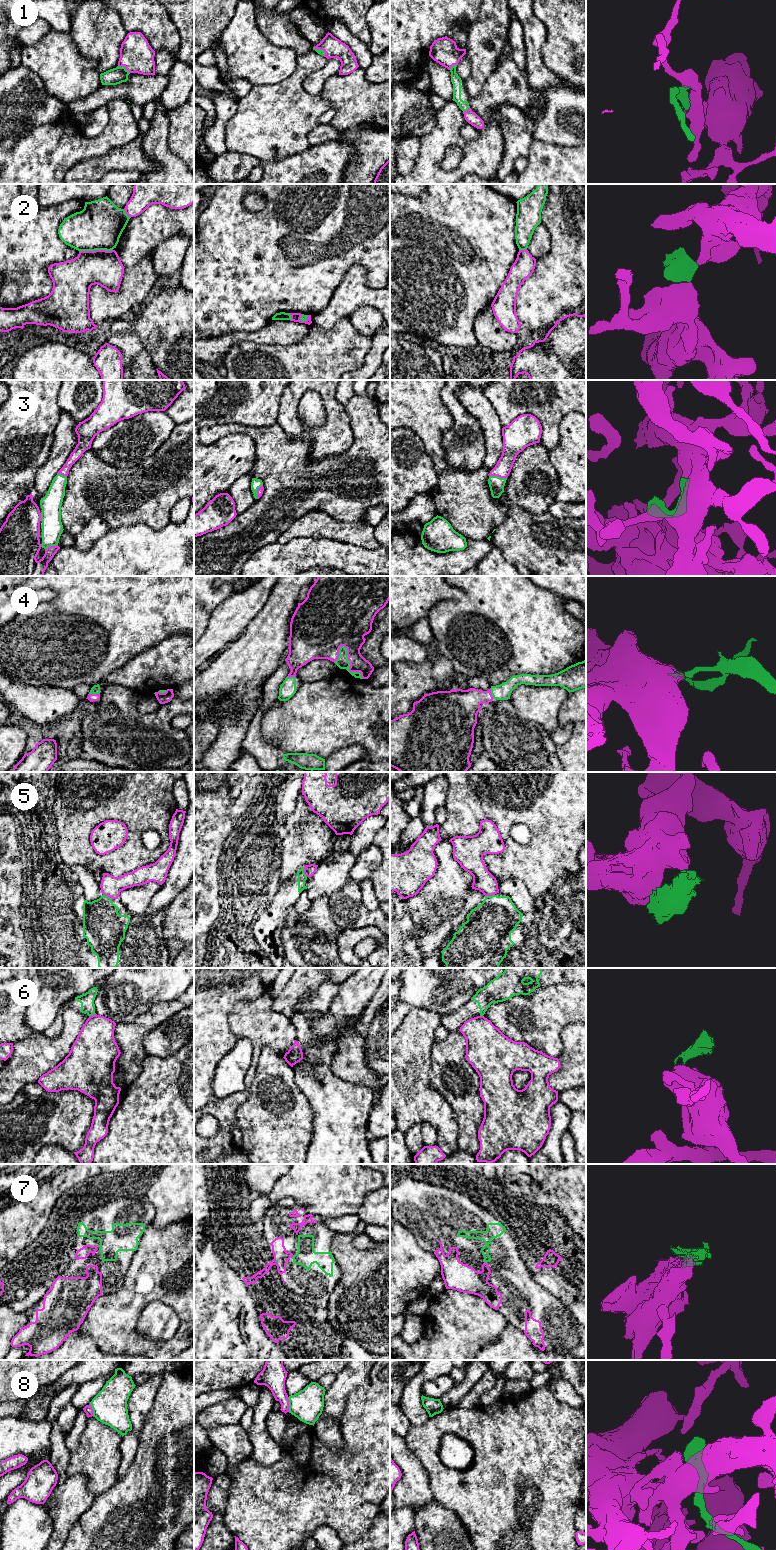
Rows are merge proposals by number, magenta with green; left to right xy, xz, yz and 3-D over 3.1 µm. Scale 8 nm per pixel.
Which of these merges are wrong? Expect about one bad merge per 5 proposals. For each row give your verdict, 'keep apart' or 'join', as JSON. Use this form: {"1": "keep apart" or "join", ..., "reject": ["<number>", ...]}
{"1": "join", "2": "keep apart", "3": "join", "4": "join", "5": "keep apart", "6": "keep apart", "7": "join", "8": "keep apart", "reject": ["2", "5", "6", "8"]}

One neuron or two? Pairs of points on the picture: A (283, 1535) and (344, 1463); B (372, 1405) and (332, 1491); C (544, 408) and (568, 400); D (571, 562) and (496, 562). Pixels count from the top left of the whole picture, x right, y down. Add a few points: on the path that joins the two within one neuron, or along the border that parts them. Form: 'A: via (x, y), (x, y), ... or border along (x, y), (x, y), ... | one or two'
A: via (298, 1517), (334, 1481) | one
B: border along (345, 1445), (362, 1456), (366, 1468) | two
C: via (550, 405), (556, 400), (562, 400) | one
D: border along (493, 545), (506, 560), (514, 565) | two

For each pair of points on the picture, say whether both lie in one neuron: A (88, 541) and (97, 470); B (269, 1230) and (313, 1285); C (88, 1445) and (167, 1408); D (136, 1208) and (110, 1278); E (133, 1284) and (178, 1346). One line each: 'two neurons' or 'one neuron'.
A: two neurons
B: one neuron
C: two neurons
D: one neuron
E: one neuron

